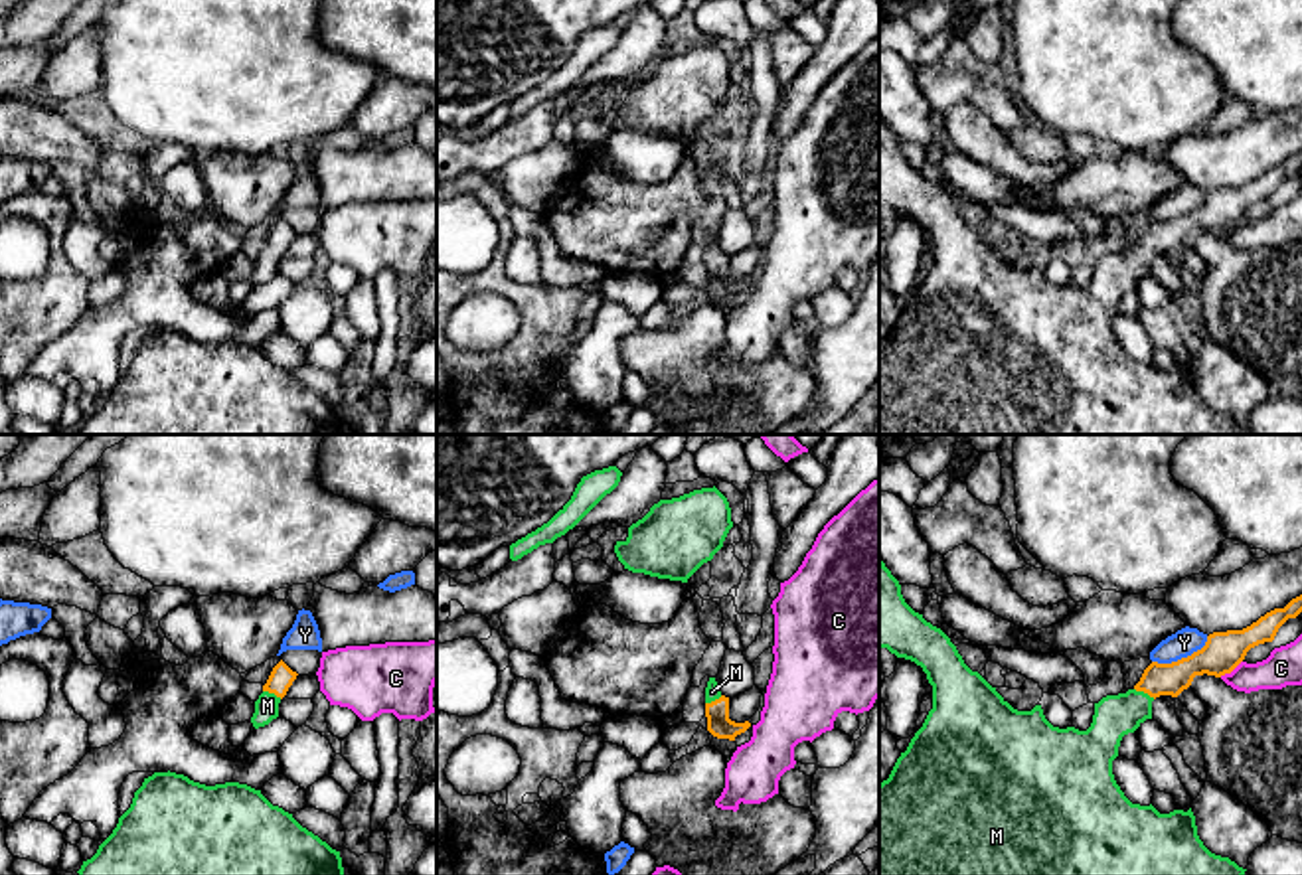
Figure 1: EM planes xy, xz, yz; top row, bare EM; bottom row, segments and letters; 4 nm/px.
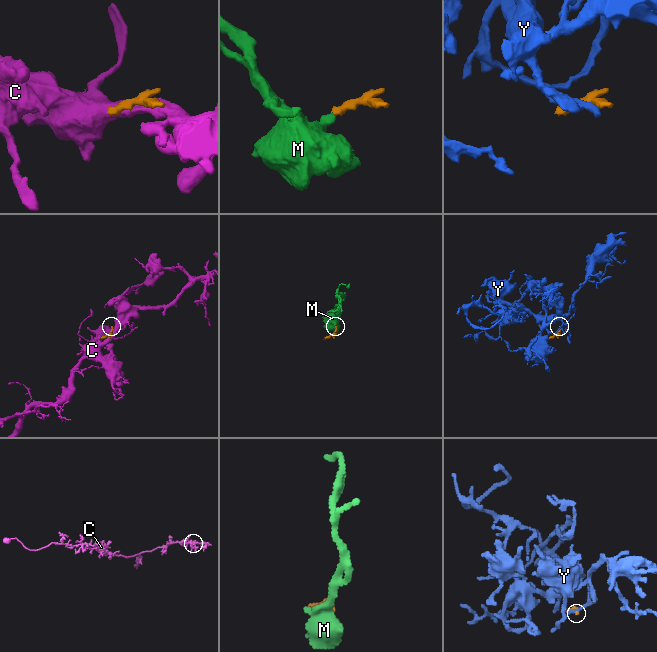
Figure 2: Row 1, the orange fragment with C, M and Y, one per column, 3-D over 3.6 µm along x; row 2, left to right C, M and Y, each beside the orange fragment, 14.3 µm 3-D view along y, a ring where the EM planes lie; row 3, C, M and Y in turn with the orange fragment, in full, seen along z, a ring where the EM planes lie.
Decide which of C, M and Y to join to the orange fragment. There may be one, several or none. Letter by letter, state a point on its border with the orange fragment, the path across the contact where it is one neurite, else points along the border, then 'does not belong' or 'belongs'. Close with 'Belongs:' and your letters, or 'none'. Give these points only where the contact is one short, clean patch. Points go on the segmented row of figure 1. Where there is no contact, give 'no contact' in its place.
C: meets orange in yz at (1229, 672); border along yz (1241, 660), (1220, 676); does not belong
M: meets orange in yz at (1144, 692); runs through yz (1172, 678), (1160, 678), (1144, 692), (1123, 714), (1115, 715); belongs
Y: meets orange in yz at (1182, 658); does not belong
Belongs: M

